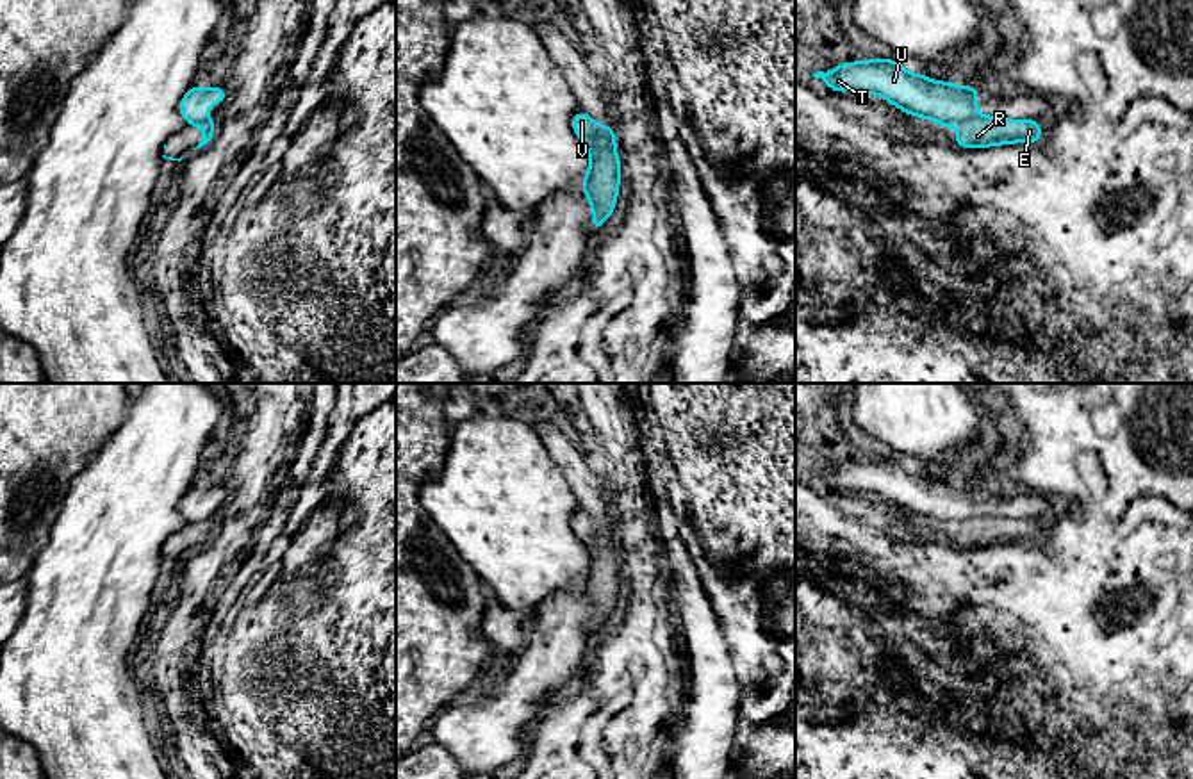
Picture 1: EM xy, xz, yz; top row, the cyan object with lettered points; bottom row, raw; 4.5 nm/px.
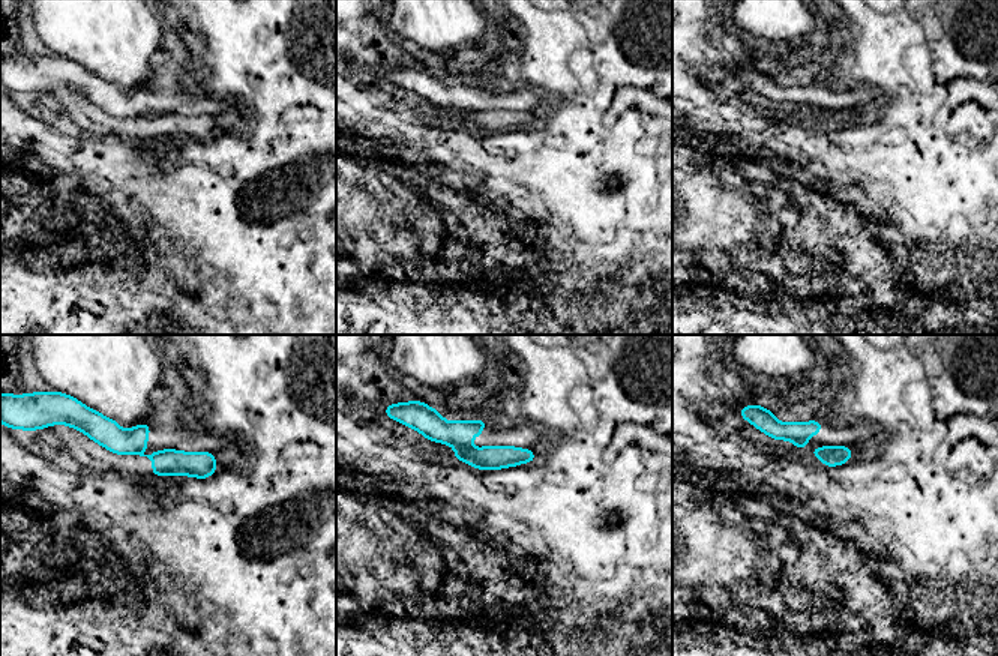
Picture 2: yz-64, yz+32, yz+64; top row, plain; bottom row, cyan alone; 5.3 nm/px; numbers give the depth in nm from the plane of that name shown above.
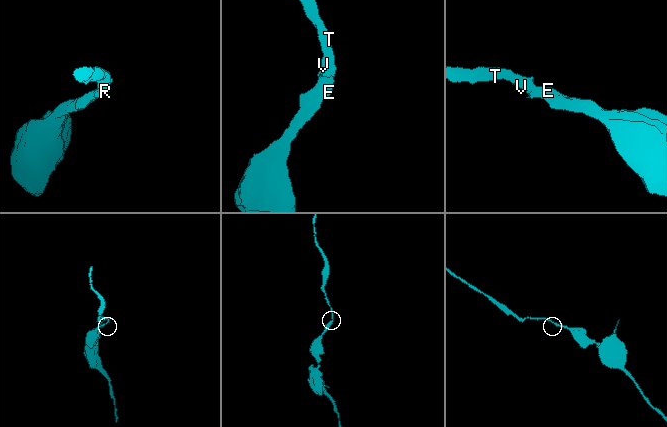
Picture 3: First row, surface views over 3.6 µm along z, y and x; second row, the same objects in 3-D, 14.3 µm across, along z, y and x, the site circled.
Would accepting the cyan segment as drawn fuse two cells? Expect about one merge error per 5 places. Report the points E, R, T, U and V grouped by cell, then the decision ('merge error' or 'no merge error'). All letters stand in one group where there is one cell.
E R / T U V; merge error

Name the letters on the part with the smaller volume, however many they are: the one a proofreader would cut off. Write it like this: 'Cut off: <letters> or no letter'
Cut off: T, U, V

